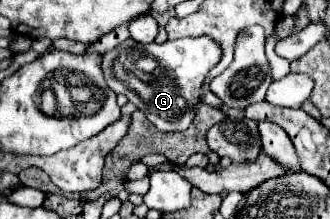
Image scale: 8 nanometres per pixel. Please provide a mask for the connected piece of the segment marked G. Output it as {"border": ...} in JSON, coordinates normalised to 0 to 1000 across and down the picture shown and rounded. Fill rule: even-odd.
{"border":[[[633,160],[615,169],[579,169],[579,178],[536,178],[536,187],[500,187],[494,205],[452,196],[421,205],[403,178],[373,187],[348,224],[306,251],[306,315],[318,342],[324,388],[348,416],[379,434],[439,534],[500,607],[518,598],[555,598],[579,571],[579,543],[591,534],[591,479],[609,443],[609,379],[627,352],[633,315],[664,288],[670,269],[670,215],[652,178]],[[373,260],[379,269],[373,288]],[[397,260],[458,260],[470,279],[464,324],[427,324],[415,306],[415,279]]]}

